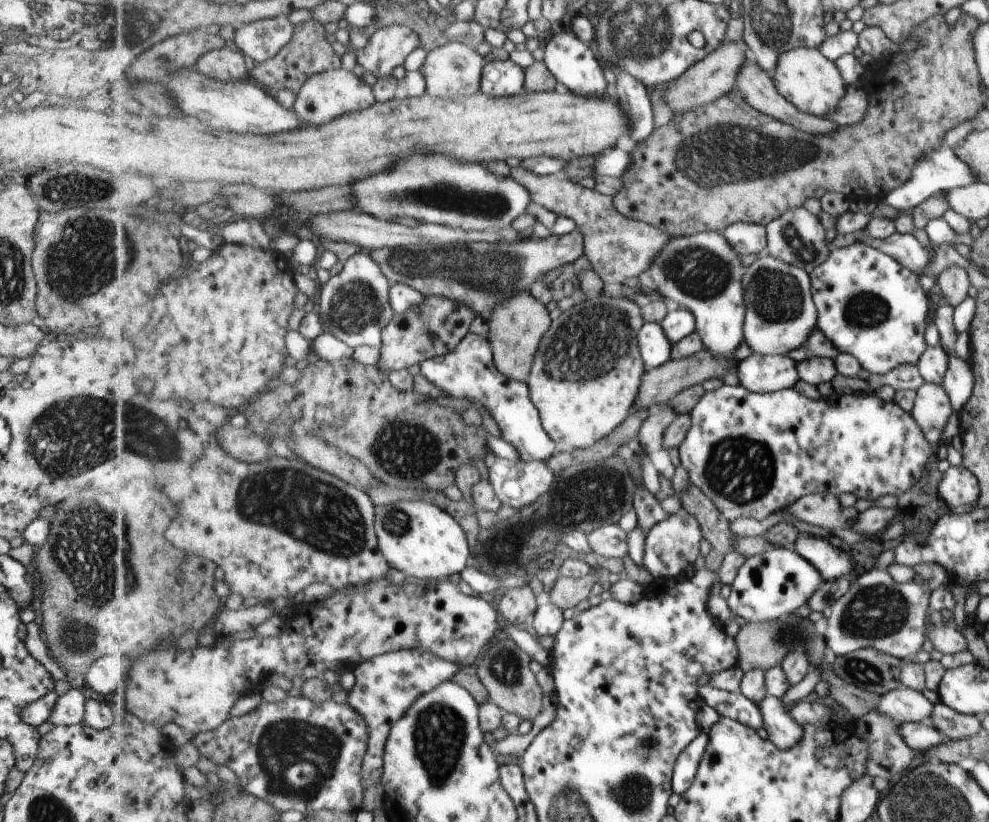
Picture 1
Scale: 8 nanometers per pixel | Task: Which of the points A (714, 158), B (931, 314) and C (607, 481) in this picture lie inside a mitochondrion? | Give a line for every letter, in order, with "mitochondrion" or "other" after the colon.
A: mitochondrion
B: other
C: mitochondrion

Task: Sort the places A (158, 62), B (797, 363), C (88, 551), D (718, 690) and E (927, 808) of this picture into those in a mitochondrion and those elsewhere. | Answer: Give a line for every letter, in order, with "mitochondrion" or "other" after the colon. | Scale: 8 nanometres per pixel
A: mitochondrion
B: other
C: mitochondrion
D: other
E: mitochondrion

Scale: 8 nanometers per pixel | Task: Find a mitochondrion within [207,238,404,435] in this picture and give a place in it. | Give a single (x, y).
(354, 308)

